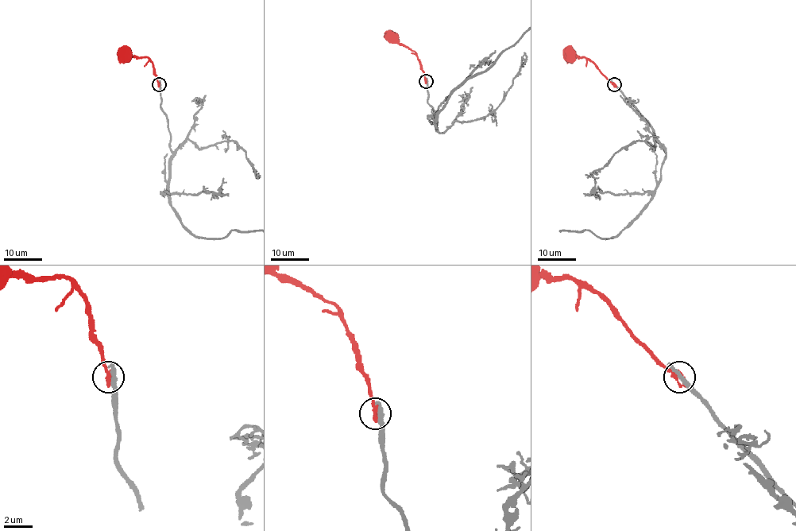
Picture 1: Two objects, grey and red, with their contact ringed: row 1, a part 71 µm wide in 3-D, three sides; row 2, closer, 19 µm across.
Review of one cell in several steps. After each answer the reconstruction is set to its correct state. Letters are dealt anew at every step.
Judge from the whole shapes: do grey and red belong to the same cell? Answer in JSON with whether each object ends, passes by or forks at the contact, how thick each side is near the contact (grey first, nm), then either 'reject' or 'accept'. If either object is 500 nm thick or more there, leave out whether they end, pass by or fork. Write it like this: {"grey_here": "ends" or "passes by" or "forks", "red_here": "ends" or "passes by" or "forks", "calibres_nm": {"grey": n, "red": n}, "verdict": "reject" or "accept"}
{"grey_here": "ends", "red_here": "ends", "calibres_nm": {"grey": 380, "red": 400}, "verdict": "reject"}

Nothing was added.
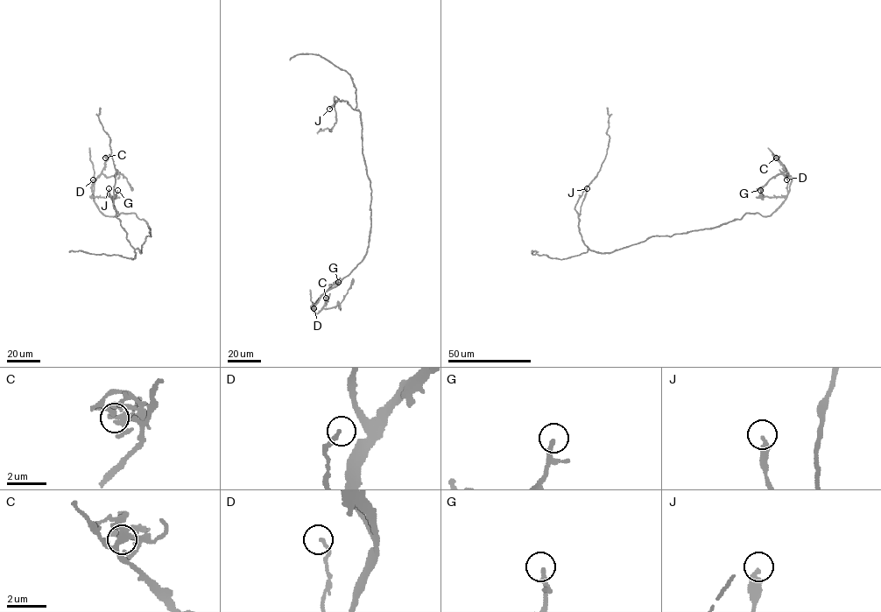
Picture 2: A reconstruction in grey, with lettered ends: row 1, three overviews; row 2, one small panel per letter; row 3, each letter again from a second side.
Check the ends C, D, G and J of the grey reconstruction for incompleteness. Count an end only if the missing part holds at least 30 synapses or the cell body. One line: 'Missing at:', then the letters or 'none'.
Missing at: none

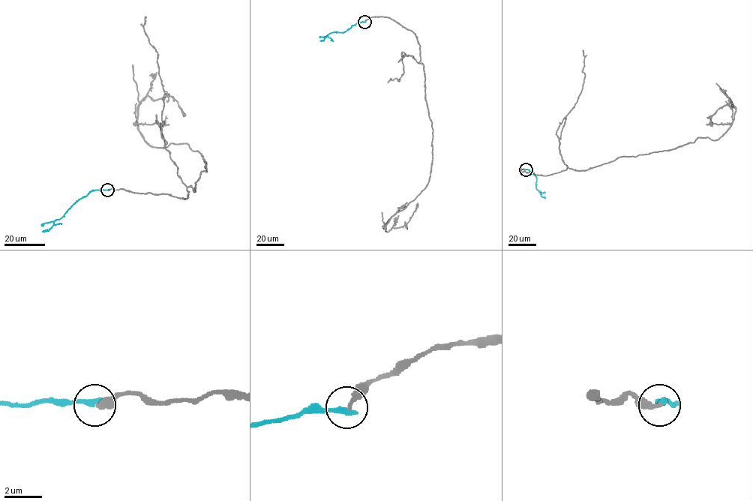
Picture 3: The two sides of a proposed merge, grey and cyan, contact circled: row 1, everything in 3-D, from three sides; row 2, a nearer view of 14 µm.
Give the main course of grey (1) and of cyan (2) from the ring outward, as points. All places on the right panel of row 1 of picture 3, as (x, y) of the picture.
1: (526, 169), (543, 175), (585, 170), (698, 137), (718, 139), (736, 108), (721, 106), (712, 118)
2: (526, 169), (535, 177), (535, 187), (544, 198)

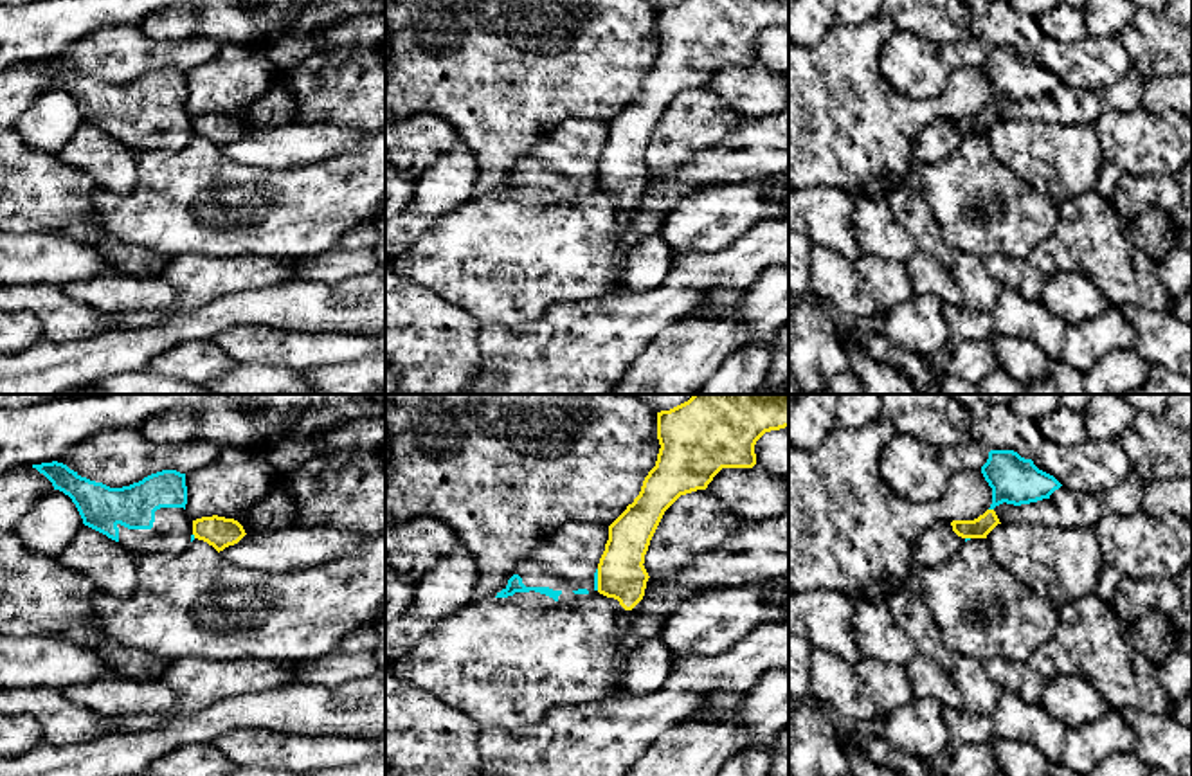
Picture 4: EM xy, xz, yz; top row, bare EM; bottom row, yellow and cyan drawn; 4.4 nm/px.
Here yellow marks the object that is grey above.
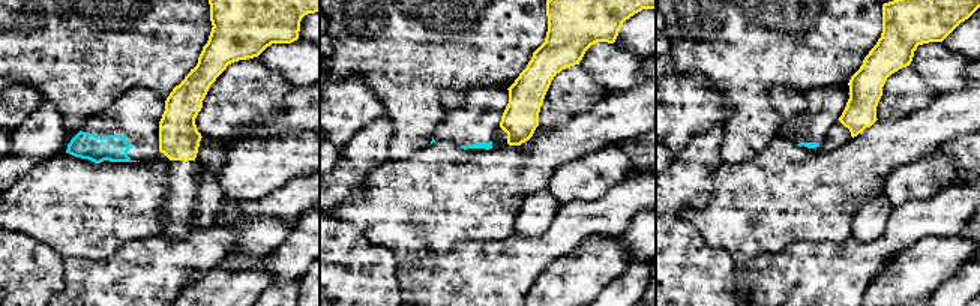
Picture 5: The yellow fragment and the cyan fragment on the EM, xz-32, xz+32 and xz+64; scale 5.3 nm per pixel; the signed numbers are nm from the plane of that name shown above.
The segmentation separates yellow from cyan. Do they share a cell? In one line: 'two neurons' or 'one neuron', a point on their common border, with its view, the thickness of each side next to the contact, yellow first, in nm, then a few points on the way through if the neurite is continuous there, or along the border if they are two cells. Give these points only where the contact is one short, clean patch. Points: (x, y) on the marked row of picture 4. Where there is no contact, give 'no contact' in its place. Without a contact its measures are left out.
two neurons | xz (598, 580) | 220/20 nm | along xz (596, 569), (598, 589)

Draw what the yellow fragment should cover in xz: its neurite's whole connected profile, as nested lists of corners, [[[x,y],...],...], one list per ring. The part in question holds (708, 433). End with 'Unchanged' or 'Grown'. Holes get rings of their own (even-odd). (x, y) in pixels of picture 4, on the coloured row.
[[[693,394],[657,412],[659,454],[639,495],[609,526],[598,564],[598,592],[625,609],[612,697],[627,697],[621,681],[637,645],[627,636],[630,612],[645,596],[645,555],[664,511],[681,497],[706,490],[722,468],[753,468],[754,445],[771,430],[789,427],[789,394]]]. Grown

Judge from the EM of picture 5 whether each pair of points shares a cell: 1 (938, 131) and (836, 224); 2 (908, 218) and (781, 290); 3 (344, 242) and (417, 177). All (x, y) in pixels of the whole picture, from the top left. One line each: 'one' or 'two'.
1: one
2: one
3: two

